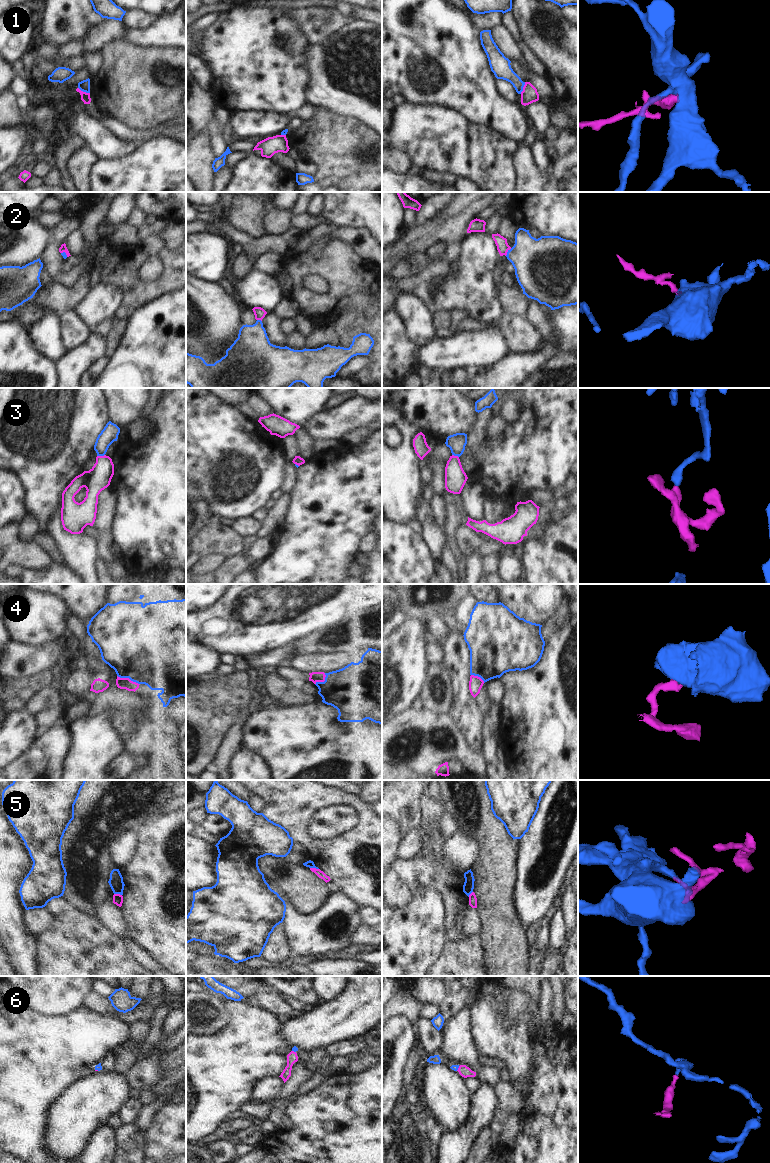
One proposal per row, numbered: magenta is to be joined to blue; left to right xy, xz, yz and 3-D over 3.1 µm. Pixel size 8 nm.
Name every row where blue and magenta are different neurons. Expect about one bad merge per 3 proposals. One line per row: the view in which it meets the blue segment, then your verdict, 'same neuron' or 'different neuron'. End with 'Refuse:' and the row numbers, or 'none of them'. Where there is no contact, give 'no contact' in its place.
1: meets blue in xy; different neuron
2: meets blue in yz; same neuron
3: meets blue in xy; different neuron
4: meets blue in xy; different neuron
5: meets blue in xz; different neuron
6: meets blue in yz; same neuron
Refuse: 1, 3, 4, 5

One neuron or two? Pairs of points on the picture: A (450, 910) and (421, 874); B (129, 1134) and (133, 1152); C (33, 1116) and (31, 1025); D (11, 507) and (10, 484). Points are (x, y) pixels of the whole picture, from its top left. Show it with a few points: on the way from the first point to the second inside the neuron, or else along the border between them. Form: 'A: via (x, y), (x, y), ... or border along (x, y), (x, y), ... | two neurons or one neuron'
A: via (450, 899), (450, 896), (432, 878) | one neuron
B: via (131, 1138), (131, 1148) | one neuron
C: via (31, 1093), (31, 1048) | one neuron
D: via (10, 501), (10, 490) | one neuron

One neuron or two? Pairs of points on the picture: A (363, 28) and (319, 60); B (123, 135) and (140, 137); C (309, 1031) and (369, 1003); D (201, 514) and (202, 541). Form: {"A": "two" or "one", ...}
{"A": "one", "B": "one", "C": "one", "D": "two"}

